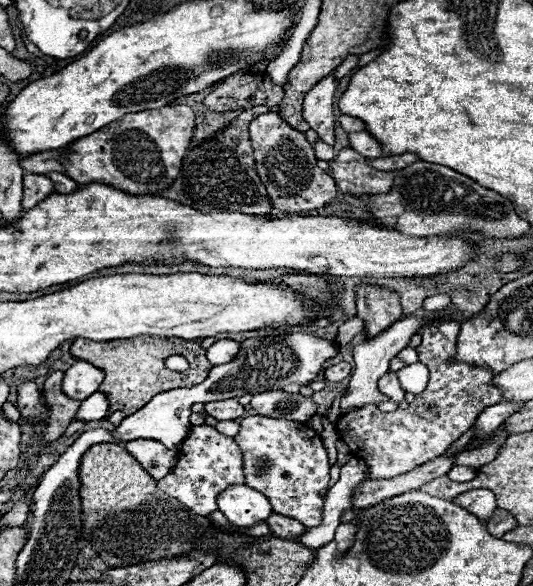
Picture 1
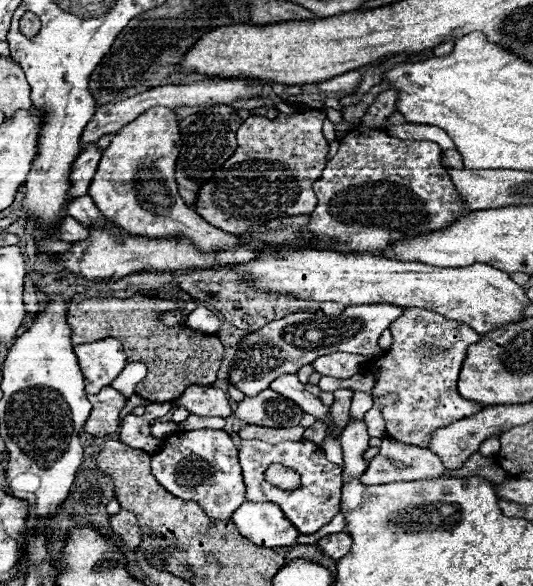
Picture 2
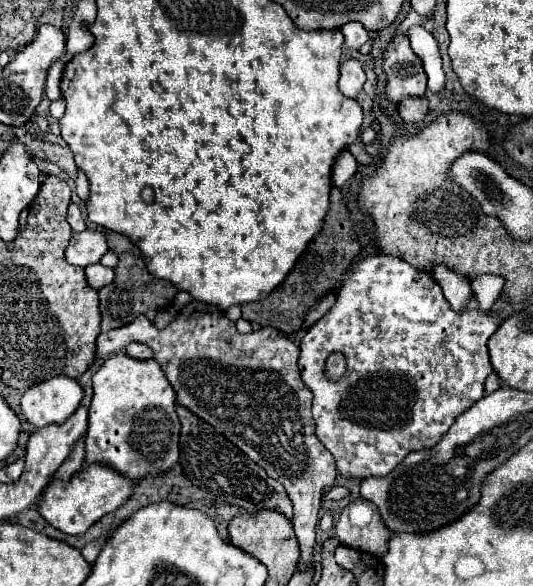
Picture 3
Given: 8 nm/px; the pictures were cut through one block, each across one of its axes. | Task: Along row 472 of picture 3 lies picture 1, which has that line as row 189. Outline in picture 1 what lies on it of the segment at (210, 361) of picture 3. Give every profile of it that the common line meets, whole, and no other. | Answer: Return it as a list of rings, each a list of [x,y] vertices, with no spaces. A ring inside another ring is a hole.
[[[276,112],[260,114],[250,122],[250,142],[254,148],[256,172],[268,188],[274,208],[290,214],[302,214],[326,206],[336,196],[334,178],[316,166],[312,144],[302,132],[290,128]]]

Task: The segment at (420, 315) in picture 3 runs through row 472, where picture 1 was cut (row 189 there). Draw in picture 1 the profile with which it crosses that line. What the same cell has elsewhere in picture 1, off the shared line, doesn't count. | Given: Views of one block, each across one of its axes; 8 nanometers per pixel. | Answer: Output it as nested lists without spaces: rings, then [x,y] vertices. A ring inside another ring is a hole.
[[[350,146],[344,148],[336,160],[330,162],[332,176],[342,192],[352,196],[368,196],[388,192],[396,172],[380,172],[368,166],[368,158],[354,152]]]

